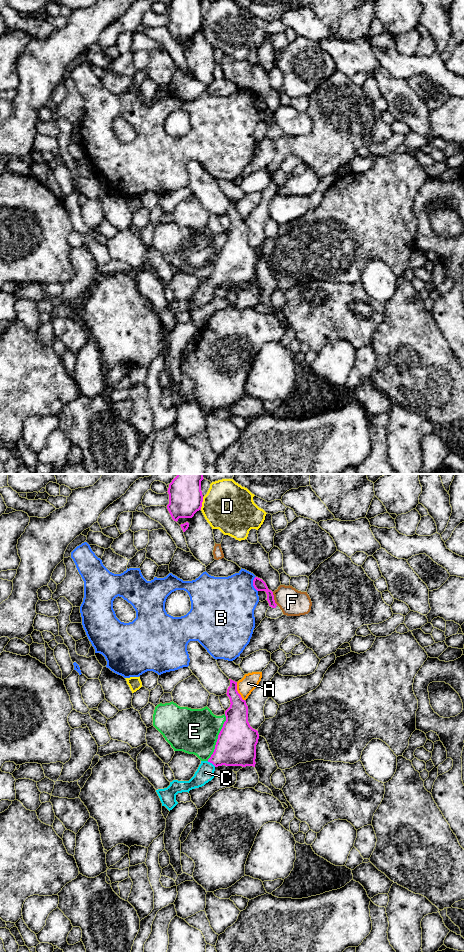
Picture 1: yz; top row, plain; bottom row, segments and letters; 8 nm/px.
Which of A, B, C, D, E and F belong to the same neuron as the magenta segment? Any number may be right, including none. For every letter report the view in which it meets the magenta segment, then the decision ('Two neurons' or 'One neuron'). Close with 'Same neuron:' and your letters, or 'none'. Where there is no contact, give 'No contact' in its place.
A: Touches magenta in yz. Two neurons
B: Touches magenta in yz. Two neurons
C: Touches magenta in yz. One neuron
D: Touches magenta in yz. Two neurons
E: Touches magenta in yz. Two neurons
F: Touches magenta in yz. Two neurons
Same neuron: C

